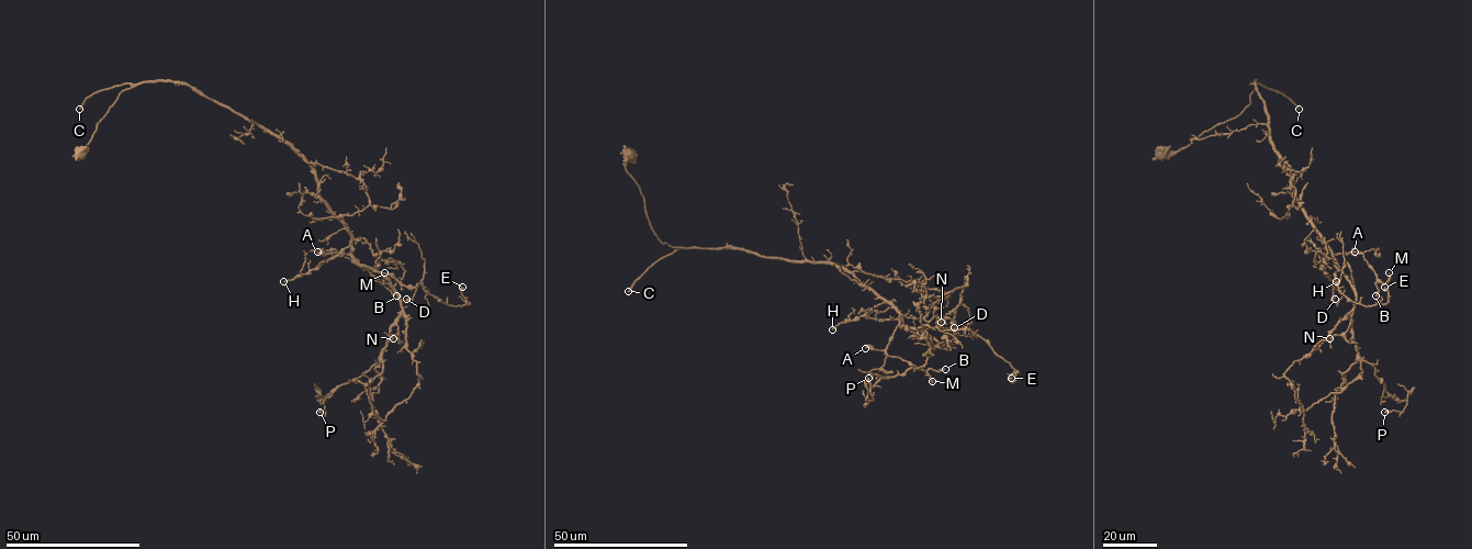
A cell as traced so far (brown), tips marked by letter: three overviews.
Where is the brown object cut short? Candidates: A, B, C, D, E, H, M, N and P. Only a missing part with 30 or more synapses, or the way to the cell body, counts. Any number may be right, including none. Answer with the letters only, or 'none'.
C, H

